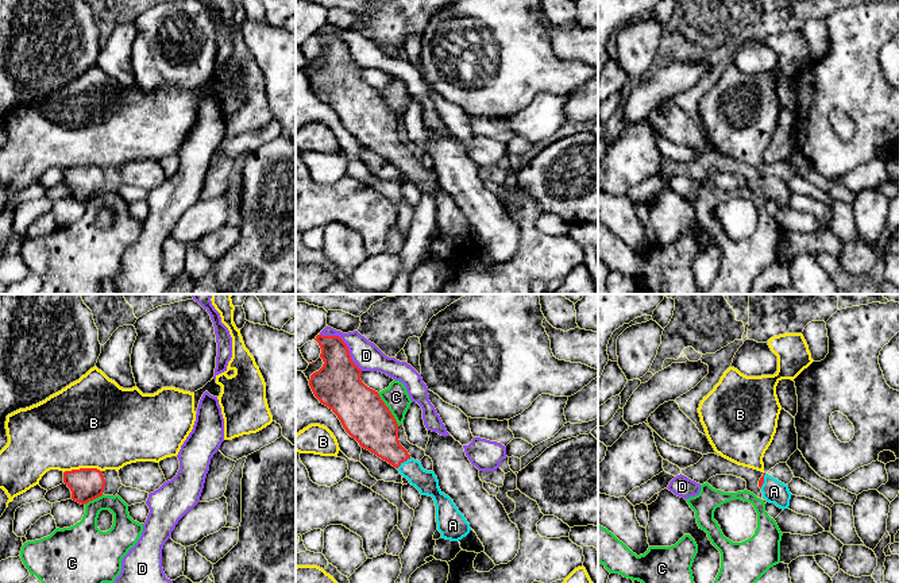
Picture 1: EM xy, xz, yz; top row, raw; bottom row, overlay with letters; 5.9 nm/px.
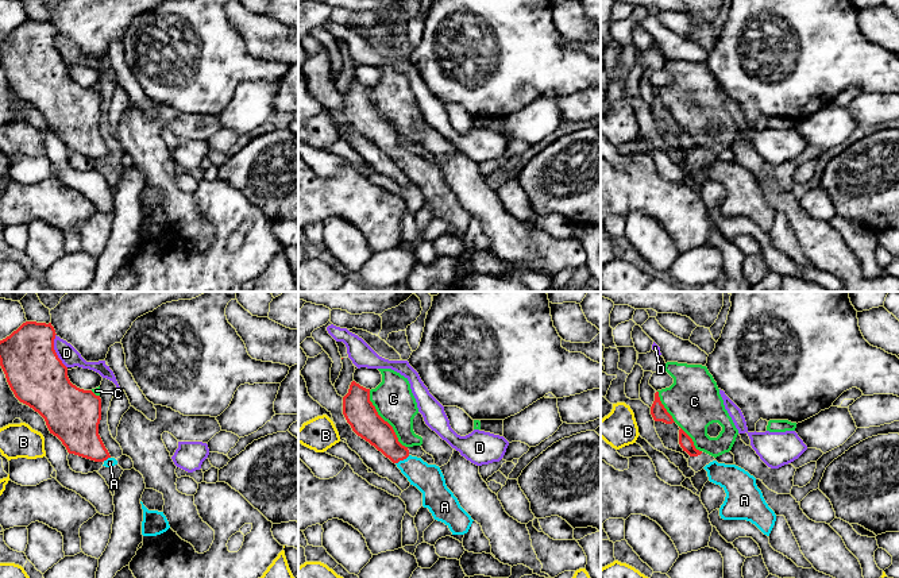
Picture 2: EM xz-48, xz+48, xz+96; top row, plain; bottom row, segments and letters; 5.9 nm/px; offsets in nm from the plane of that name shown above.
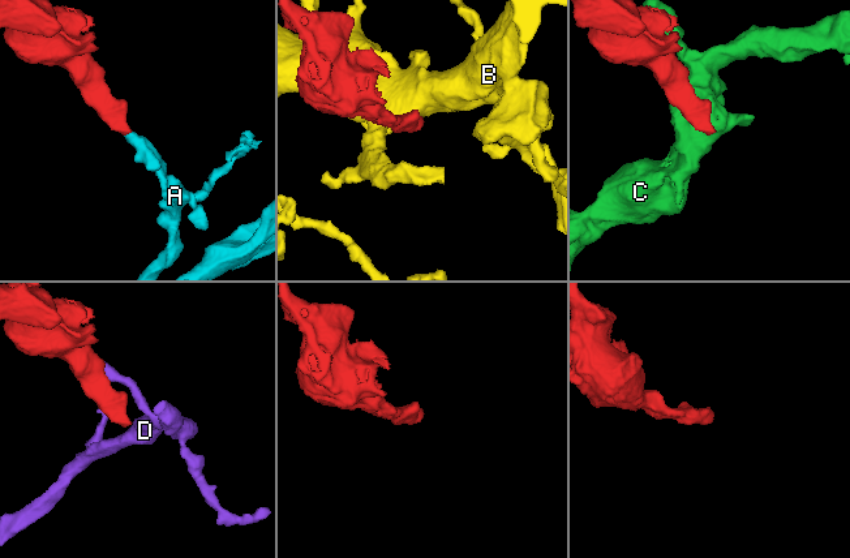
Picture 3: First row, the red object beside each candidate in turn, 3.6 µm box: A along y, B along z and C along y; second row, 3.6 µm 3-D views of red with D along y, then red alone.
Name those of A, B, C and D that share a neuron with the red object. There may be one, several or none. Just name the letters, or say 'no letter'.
A

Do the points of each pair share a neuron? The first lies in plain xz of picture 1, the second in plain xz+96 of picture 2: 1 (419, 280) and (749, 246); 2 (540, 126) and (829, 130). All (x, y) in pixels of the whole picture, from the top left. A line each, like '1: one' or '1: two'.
1: two
2: one

